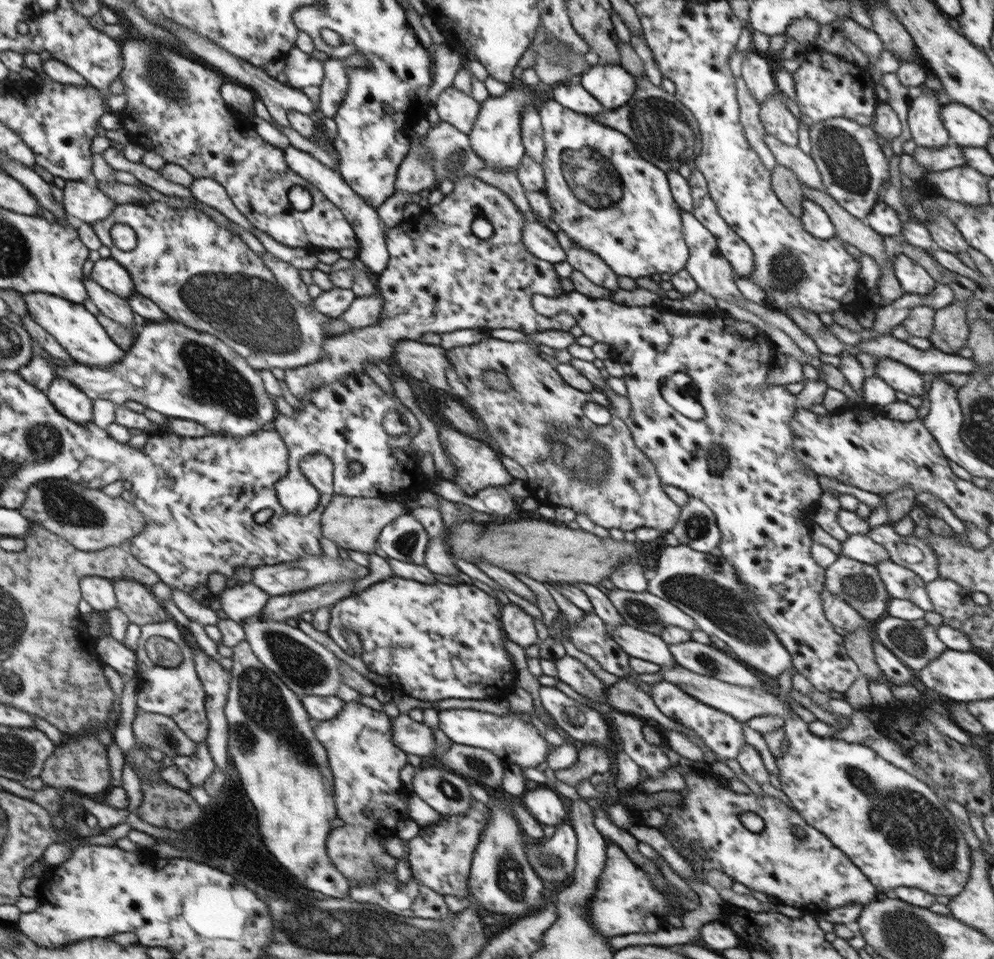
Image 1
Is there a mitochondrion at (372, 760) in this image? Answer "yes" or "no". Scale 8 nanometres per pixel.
no

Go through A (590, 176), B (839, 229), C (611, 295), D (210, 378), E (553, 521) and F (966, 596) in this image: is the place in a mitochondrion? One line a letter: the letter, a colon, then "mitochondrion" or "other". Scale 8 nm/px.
A: mitochondrion
B: other
C: other
D: mitochondrion
E: other
F: other

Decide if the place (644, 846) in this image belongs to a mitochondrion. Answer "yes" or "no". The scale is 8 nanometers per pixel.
no

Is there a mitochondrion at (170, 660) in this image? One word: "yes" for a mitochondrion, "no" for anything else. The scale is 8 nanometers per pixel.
yes

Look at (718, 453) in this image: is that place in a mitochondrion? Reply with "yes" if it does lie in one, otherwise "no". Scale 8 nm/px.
yes

